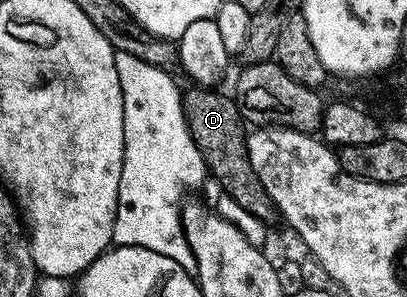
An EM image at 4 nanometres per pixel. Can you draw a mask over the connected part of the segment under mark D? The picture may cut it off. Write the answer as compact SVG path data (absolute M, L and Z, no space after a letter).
M193 85L190 88L182 92L183 114L190 134L193 135L193 141L197 143L202 159L207 165L208 174L212 179L214 177L231 201L244 208L258 221L266 225L278 222L279 211L257 178L253 165L249 163L247 129L234 98L228 94L225 96L215 93L219 91L207 87Z

